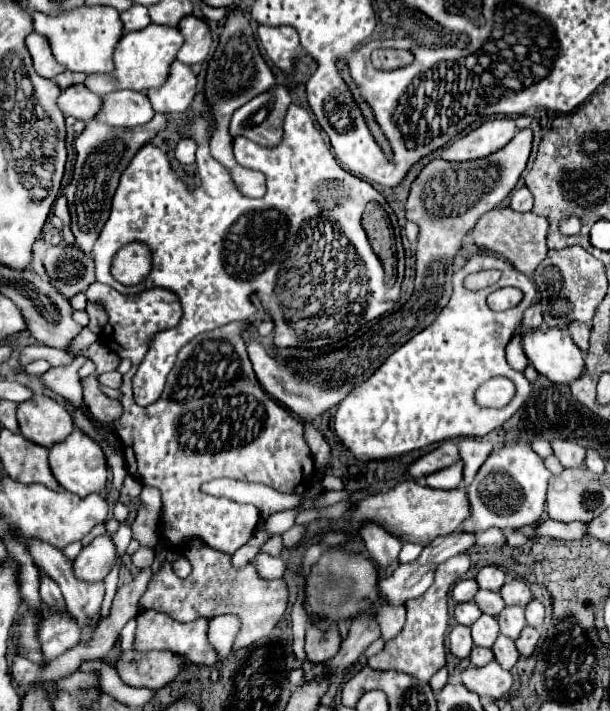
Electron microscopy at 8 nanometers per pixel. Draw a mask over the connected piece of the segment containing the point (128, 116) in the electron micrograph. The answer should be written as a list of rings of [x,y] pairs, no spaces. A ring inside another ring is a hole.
[[[117,90],[101,96],[101,102],[103,104],[95,120],[109,126],[119,126],[119,128],[143,126],[155,116],[149,98],[143,92]]]

